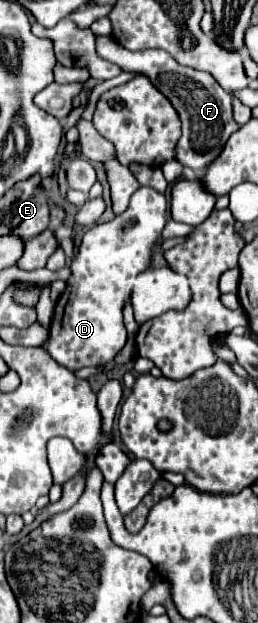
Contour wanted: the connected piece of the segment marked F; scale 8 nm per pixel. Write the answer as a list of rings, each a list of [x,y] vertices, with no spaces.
[[[96,37],[96,51],[102,59],[120,65],[122,71],[148,77],[152,85],[156,85],[156,89],[160,89],[160,93],[168,97],[168,101],[178,111],[182,121],[182,137],[176,145],[176,159],[186,169],[192,169],[188,173],[192,173],[194,177],[198,173],[204,173],[206,165],[212,159],[216,159],[216,155],[220,155],[228,137],[236,129],[240,129],[240,125],[232,117],[232,97],[218,85],[218,81],[210,73],[182,67],[166,51],[156,51],[156,49],[146,49],[136,53],[126,51],[118,47],[116,41],[112,41],[112,37]]]

